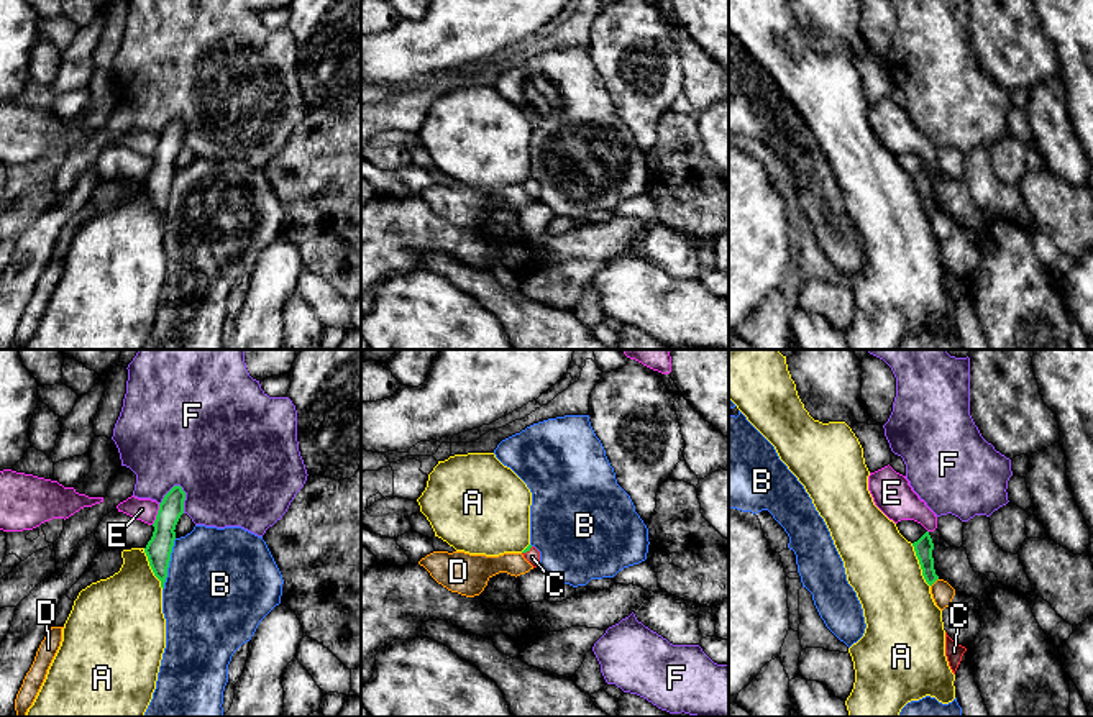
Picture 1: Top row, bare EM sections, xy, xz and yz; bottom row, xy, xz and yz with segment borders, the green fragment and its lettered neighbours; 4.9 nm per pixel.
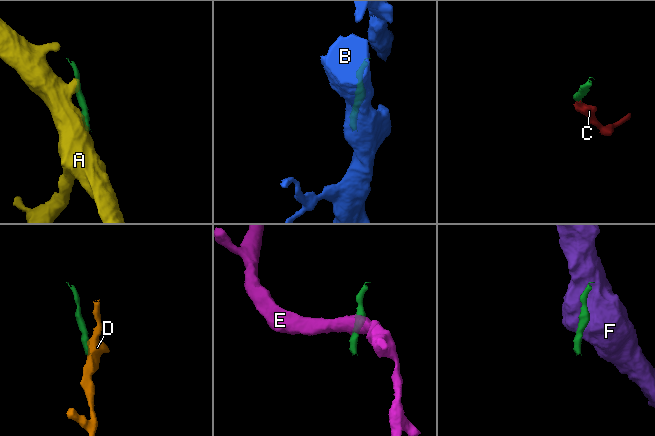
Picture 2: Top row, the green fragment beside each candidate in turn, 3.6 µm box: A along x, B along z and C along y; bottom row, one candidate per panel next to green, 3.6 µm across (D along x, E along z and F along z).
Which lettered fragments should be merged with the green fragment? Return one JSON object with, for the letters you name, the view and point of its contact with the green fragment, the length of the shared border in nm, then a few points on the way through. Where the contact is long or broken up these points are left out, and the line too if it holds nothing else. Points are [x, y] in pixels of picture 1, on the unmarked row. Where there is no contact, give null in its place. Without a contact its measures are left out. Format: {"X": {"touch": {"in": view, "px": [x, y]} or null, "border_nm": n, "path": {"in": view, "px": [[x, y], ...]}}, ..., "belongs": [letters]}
{"C": {"touch": {"in": "xz", "px": [527, 182]}, "border_nm": 70, "path": {"in": "xz", "px": [[529, 179], [527, 182], [532, 189]]}}, "belongs": ["C"]}

